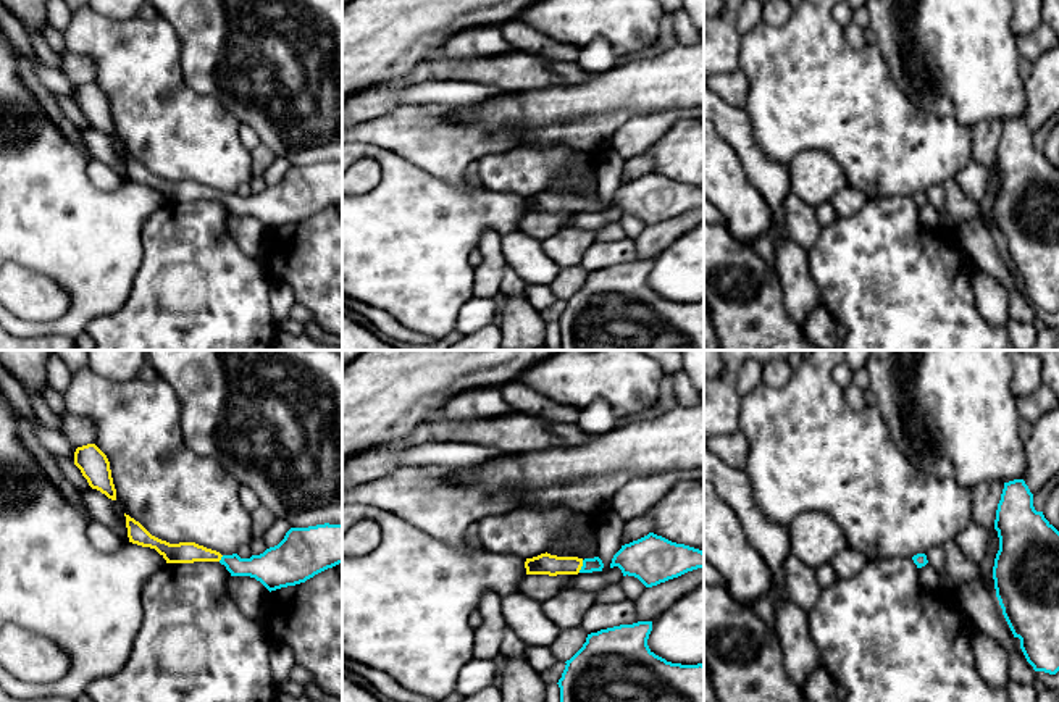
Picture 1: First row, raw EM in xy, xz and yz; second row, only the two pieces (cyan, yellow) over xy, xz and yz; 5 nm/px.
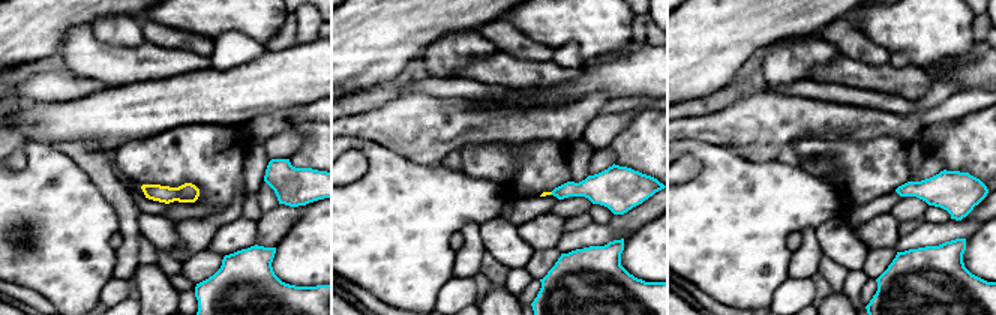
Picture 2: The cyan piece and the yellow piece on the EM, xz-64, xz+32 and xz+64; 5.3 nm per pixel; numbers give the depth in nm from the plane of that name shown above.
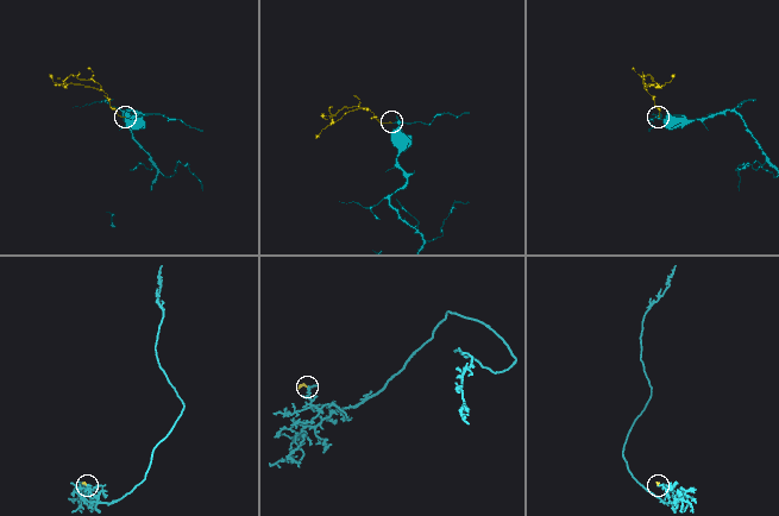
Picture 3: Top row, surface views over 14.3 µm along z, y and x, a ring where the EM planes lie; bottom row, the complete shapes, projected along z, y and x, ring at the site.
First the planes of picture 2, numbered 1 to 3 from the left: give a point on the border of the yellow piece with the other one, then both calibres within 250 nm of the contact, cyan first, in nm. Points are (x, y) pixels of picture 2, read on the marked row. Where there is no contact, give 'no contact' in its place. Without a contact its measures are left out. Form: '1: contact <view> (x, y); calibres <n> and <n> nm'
1: no contact
2: no contact
3: no contact

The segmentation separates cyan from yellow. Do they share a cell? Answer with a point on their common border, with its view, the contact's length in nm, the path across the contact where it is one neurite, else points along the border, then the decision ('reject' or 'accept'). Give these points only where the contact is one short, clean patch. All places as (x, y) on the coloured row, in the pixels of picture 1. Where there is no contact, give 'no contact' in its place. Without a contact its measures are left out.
contact xz (581, 567); length 70 nm; way xz (590, 565), (581, 567), (544, 564); accept

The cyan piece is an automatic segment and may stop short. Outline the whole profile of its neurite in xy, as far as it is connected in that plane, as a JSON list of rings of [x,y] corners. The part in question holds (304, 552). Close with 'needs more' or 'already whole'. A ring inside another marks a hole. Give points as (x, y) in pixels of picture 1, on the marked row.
[[[126,515],[129,542],[155,549],[166,563],[220,562],[231,576],[250,576],[270,592],[305,583],[315,575],[342,563],[342,524],[291,528],[284,539],[260,555],[241,558],[221,555],[195,542],[170,544],[152,536],[139,521]]] | needs more

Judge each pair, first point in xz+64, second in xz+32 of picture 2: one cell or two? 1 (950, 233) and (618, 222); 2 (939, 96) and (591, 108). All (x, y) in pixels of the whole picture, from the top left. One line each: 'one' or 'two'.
1: two
2: one

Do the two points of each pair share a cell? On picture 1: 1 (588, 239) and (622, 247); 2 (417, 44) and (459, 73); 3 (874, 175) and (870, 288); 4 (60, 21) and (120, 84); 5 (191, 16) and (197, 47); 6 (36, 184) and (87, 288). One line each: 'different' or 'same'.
1: different
2: different
3: different
4: different
5: same
6: same

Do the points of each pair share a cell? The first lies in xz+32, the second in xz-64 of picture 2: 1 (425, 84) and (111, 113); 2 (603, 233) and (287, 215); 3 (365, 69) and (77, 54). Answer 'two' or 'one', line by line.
1: two
2: two
3: two

